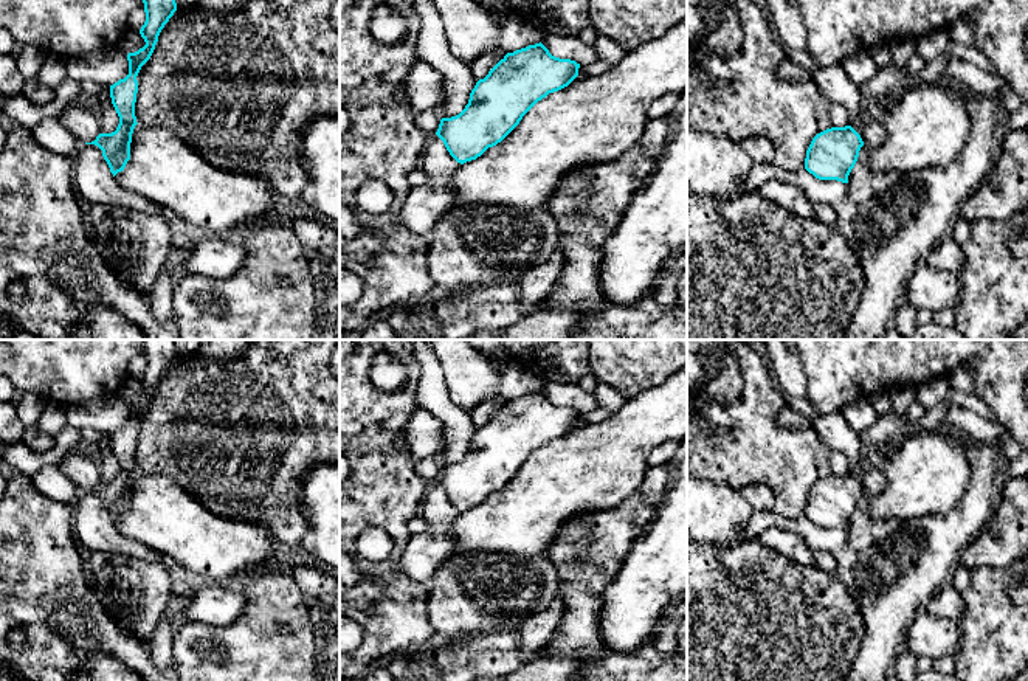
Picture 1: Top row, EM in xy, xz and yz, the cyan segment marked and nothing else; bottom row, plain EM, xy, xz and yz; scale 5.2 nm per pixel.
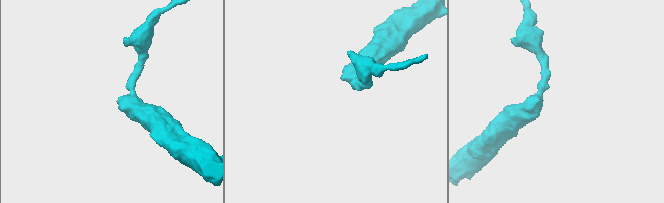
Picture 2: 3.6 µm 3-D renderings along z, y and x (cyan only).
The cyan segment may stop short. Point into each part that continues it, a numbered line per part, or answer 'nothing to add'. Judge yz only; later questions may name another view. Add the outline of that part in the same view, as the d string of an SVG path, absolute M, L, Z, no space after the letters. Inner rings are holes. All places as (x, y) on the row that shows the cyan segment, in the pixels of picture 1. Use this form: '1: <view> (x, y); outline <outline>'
nothing to add

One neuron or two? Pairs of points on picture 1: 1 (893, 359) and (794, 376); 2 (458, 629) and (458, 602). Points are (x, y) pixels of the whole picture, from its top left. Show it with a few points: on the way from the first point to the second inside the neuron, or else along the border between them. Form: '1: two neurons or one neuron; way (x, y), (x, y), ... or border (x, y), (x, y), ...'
1: two neurons; border (797, 356), (805, 377), (805, 396)
2: one neuron; way (458, 622), (458, 608)

